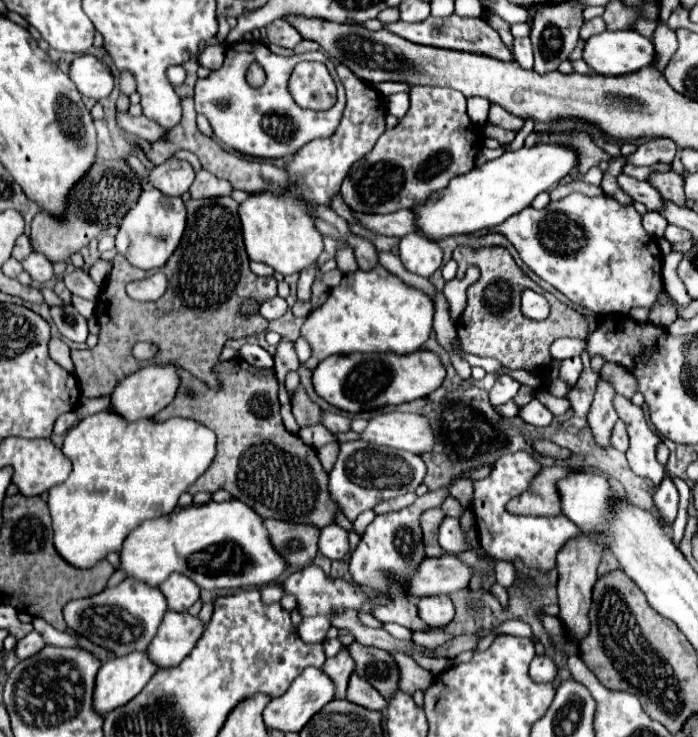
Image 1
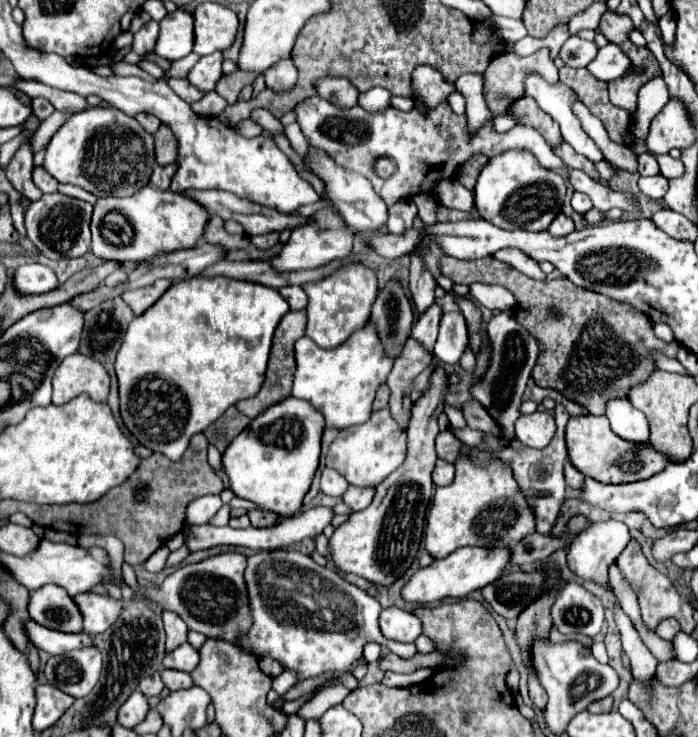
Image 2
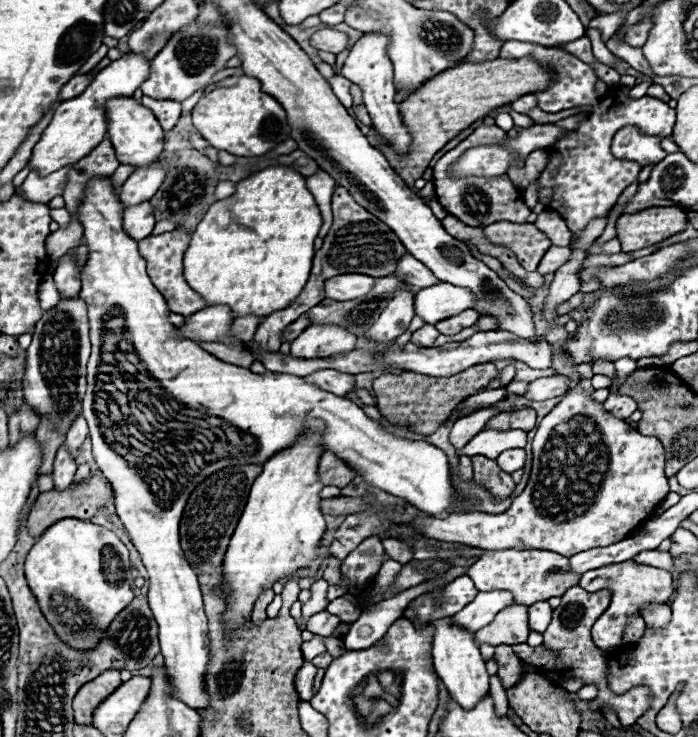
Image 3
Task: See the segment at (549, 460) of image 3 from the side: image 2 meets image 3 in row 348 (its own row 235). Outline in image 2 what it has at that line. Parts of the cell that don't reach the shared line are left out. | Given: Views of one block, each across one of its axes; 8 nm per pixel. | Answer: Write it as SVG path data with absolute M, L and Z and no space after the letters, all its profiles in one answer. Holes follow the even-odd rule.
M558 214L558 216L554 218L554 222L550 224L548 232L550 232L552 236L564 236L564 234L570 234L570 232L574 232L574 222L572 222L572 218L566 216L566 214Z

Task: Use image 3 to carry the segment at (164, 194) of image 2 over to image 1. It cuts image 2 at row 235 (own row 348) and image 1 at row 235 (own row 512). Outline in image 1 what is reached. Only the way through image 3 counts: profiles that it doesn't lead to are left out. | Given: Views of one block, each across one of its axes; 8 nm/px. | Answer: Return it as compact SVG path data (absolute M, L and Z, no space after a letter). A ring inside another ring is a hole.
M534 144L532 148L522 146L520 150L506 152L498 160L486 162L484 166L458 176L444 192L436 192L428 204L416 208L414 212L420 216L420 232L438 240L502 224L510 216L528 208L540 192L554 188L566 174L578 168L578 162L578 152L560 144ZM148 188L140 194L136 206L124 216L124 222L116 236L116 248L136 268L142 270L162 268L168 256L172 256L172 252L176 250L184 226L186 226L186 208L182 198L170 198L156 188Z

